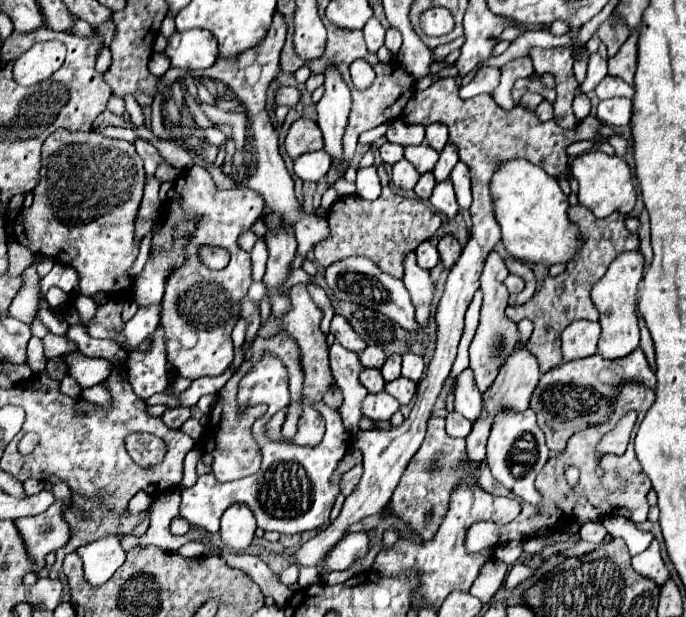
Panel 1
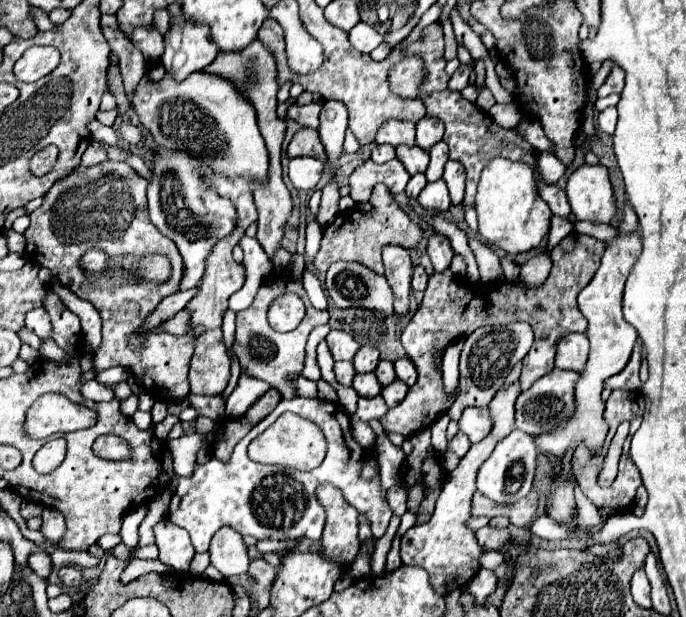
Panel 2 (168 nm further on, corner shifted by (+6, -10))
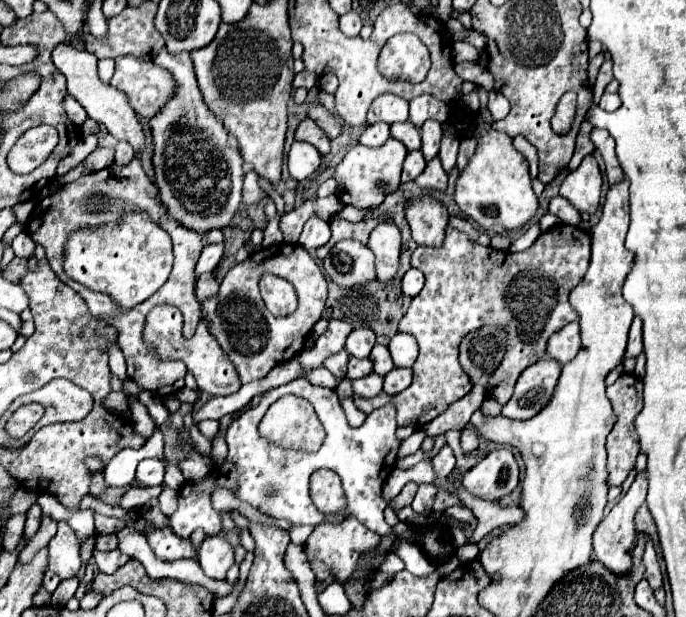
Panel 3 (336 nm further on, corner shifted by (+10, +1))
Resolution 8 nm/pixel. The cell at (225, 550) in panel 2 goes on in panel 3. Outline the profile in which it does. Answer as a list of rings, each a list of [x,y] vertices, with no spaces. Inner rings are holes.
[[[224,536],[206,538],[198,552],[200,566],[210,578],[226,578],[228,568],[234,564],[234,546]]]

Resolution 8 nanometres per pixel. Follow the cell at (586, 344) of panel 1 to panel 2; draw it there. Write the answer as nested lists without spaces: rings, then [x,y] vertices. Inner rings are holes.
[[[568,333],[560,339],[556,351],[556,367],[582,371],[588,359],[588,337],[586,333]]]

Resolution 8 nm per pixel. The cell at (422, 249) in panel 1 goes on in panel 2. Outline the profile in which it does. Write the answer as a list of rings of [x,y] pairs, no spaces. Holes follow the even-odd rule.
[[[414,267],[414,275],[412,275],[412,289],[414,291],[424,291],[428,285],[428,275],[424,271],[424,267]]]

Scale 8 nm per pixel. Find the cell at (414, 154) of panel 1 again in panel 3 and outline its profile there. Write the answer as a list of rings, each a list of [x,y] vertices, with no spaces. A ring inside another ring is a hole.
[[[408,120],[408,122],[404,122],[404,124],[392,124],[390,126],[390,130],[392,130],[392,138],[396,138],[396,140],[400,140],[404,146],[406,146],[406,150],[420,150],[420,130]]]

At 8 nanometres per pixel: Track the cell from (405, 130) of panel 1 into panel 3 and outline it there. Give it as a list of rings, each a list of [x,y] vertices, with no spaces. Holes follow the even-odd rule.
[[[380,96],[374,100],[370,112],[368,112],[368,124],[396,124],[396,122],[406,122],[408,120],[408,102],[402,100],[400,96]]]

